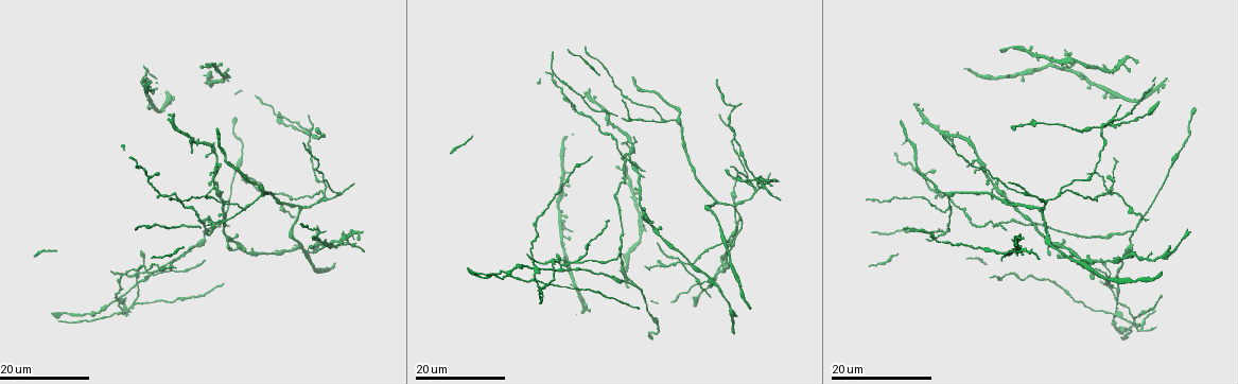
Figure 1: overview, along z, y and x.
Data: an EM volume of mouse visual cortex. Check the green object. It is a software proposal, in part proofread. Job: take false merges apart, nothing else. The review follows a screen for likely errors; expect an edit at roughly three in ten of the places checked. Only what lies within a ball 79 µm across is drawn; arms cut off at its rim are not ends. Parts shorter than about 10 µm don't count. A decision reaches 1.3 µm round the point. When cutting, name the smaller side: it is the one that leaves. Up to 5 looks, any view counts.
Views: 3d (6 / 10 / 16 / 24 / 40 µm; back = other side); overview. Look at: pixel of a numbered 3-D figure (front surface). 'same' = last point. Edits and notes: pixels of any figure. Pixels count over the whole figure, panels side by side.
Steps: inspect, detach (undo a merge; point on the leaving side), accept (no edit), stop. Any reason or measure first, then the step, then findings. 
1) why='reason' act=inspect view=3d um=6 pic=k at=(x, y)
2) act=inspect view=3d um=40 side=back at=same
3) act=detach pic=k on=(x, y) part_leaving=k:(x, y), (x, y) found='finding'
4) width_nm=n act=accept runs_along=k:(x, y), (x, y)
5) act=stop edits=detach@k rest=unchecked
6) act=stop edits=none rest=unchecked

why='four arms meet' act=inspect view=3d um=16 pic=1 at=(339, 241)

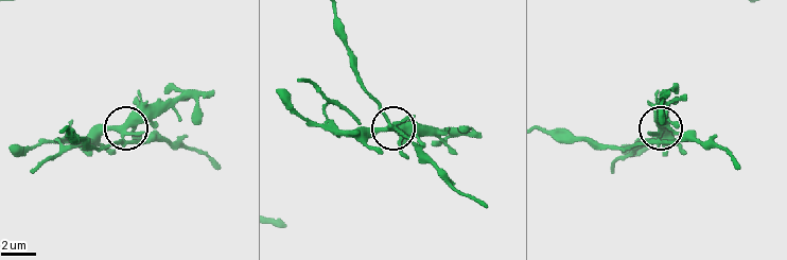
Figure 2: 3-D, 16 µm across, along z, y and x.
act=inspect view=3d um=10 pic=2 at=(658, 133)

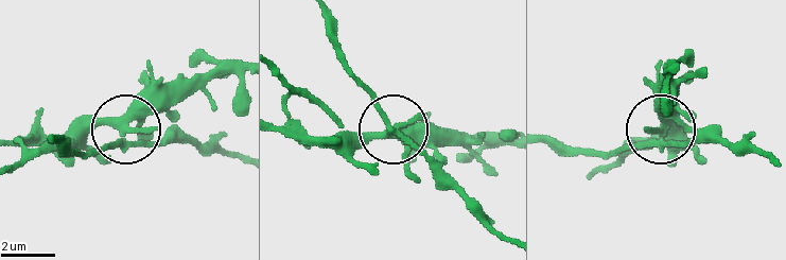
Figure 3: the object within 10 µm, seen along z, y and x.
arms=4 act=detach pic=3 on=(141, 107) found='two cells meet here'

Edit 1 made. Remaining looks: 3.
why='two arms in line, one across' act=inspect view=3d um=16 pic=1 at=(757, 190)

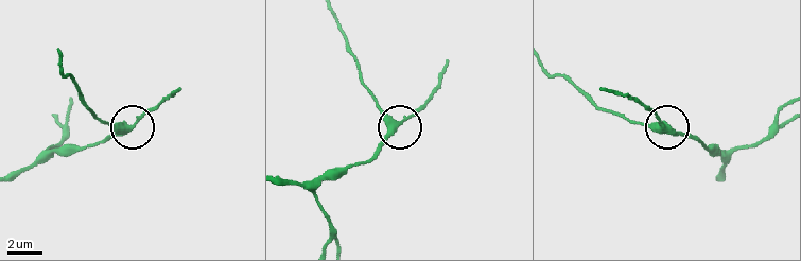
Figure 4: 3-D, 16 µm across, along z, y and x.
act=inspect view=3d um=6 pic=4 at=(673, 131)

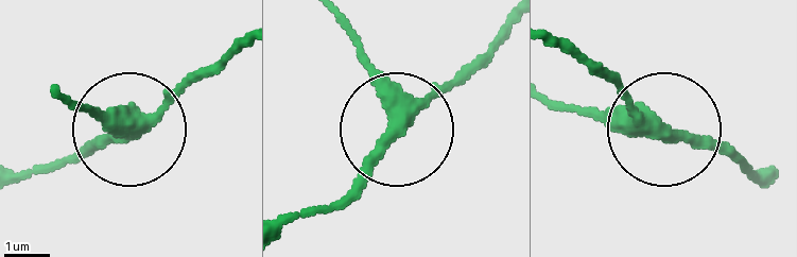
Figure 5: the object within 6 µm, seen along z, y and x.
act=inspect view=3d um=6 side=back pic=5 at=(662, 134)

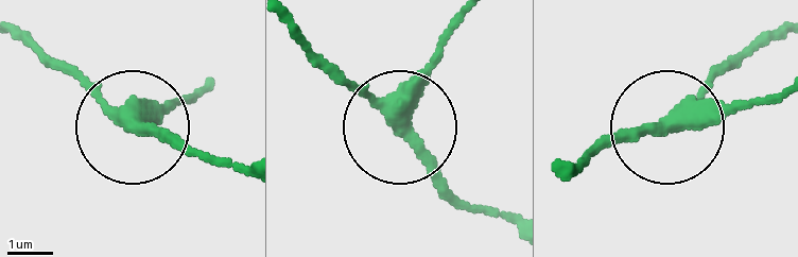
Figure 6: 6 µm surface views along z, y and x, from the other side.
arms=3 act=accept runs_along=6:(566, 169), (756, 104) found='one cell here'

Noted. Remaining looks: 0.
act=stop edits=detach@3 rest=unchecked

